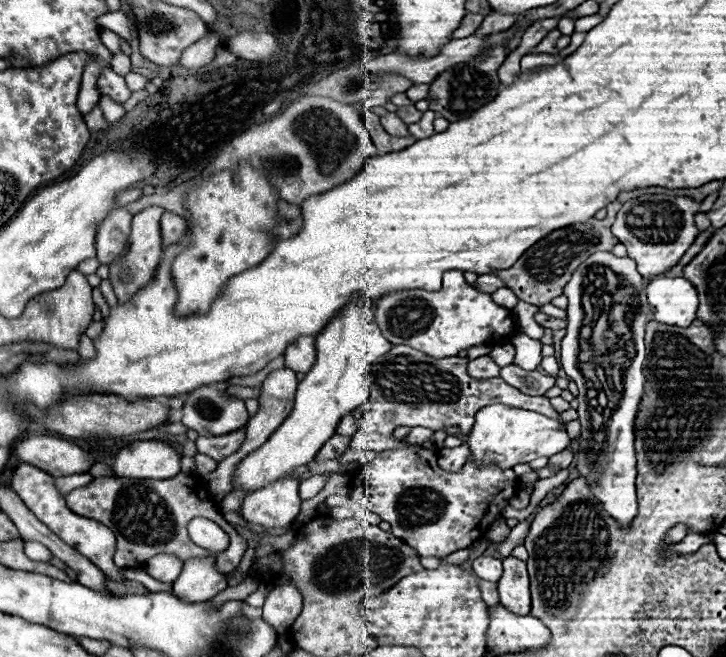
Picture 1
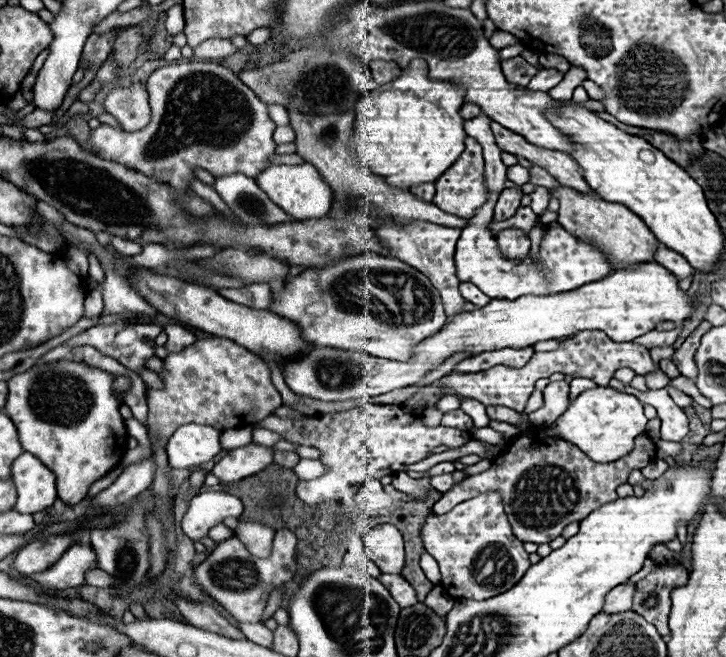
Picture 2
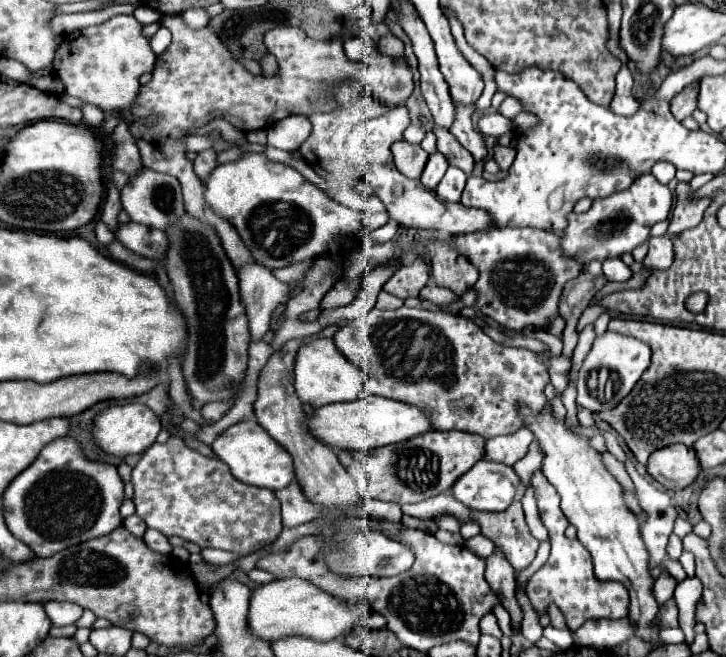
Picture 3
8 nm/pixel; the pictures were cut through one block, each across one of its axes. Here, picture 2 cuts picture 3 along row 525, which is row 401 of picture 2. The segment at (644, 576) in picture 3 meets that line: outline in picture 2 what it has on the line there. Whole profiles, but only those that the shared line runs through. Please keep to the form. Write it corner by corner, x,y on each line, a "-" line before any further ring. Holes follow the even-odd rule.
592,388
582,392
568,410
550,426
556,438
576,444
584,454
596,462
614,462
628,454
634,446
634,438
644,434
648,418
642,412
640,400
632,394
618,392
614,388

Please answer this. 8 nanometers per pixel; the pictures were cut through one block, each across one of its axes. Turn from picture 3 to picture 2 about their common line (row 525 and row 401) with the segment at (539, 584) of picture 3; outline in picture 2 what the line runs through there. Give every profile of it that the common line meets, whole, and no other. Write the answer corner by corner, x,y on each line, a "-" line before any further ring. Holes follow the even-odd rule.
550,382
544,390
544,406
530,414
534,426
550,426
568,408
570,386
566,382

